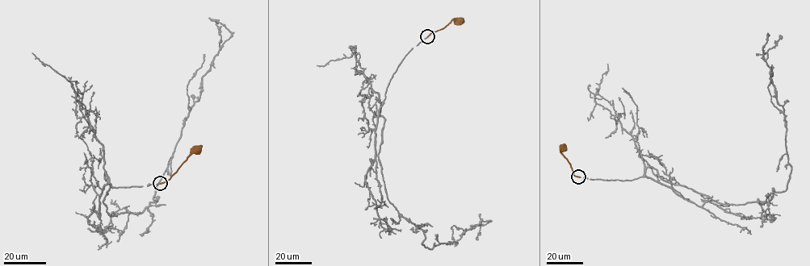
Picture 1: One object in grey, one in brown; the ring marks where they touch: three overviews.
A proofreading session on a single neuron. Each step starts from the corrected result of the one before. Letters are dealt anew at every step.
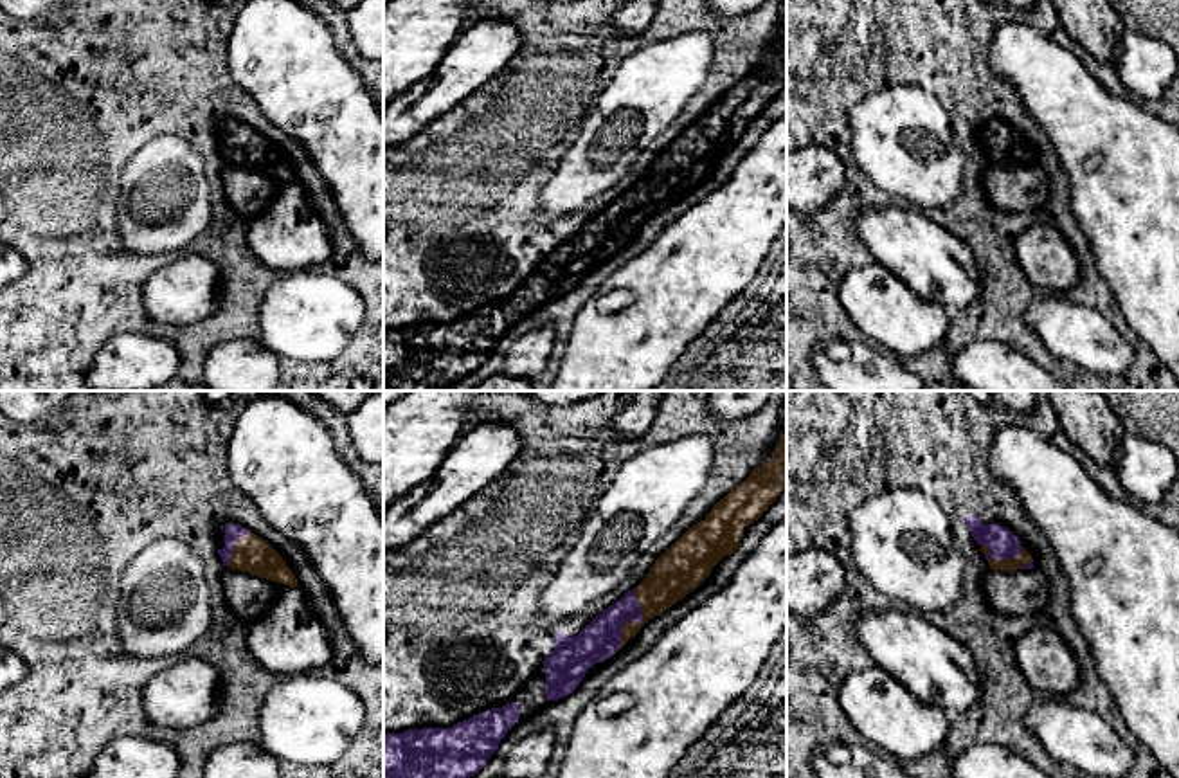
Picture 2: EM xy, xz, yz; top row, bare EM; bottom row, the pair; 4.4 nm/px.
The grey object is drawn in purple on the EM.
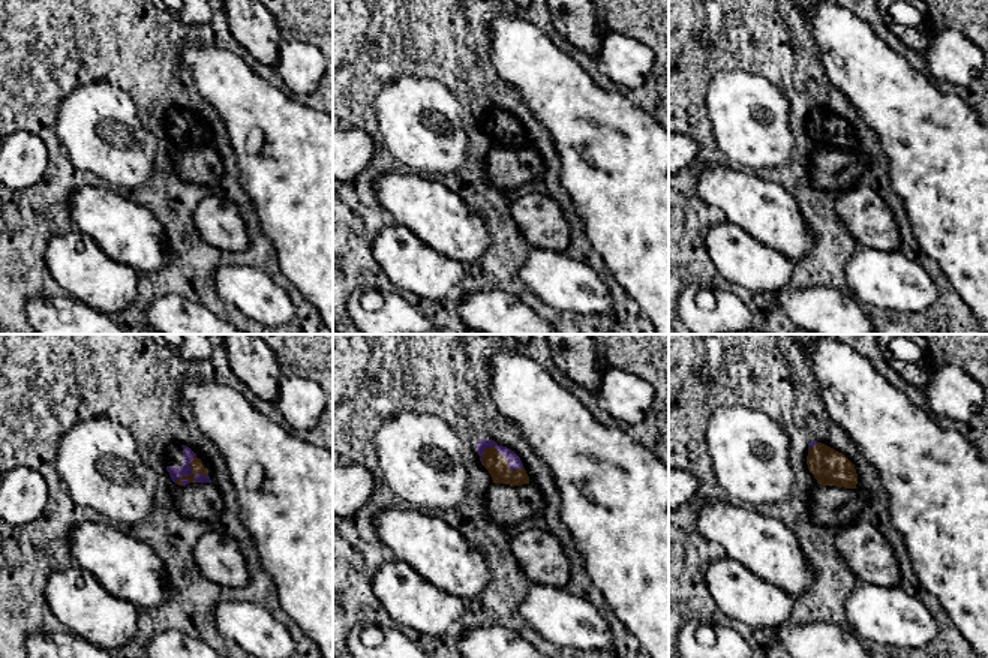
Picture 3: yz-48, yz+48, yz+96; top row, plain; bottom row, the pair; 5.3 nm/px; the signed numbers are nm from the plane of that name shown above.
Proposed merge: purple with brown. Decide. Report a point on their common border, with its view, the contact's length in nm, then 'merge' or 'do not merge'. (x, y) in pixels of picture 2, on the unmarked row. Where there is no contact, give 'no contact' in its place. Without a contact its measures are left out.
xz (636, 218) | 280 nm | merge

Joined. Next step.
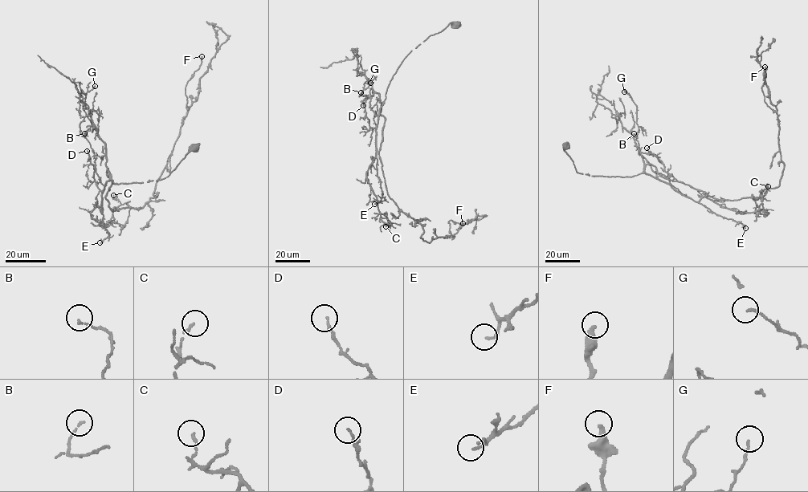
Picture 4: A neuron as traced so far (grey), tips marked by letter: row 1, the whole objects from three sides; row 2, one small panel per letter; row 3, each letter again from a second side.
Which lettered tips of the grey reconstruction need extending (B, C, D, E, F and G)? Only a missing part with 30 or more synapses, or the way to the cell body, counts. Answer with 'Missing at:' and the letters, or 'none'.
Missing at: none

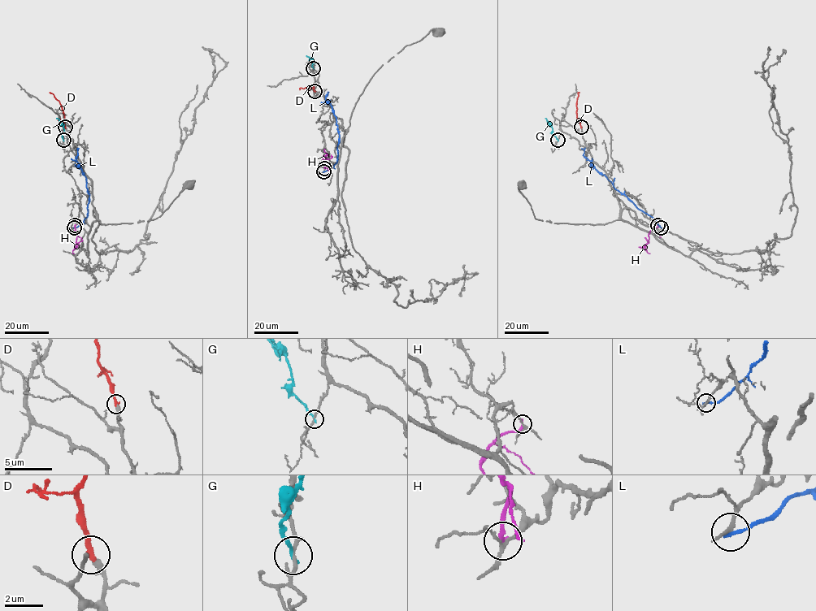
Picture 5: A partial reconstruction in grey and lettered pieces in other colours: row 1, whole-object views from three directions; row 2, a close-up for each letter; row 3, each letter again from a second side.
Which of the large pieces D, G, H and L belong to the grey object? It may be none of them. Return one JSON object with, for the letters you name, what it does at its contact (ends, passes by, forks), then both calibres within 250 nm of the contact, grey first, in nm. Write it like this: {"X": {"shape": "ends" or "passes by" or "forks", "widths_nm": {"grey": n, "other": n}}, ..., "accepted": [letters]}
{"D": {"shape": "ends", "widths_nm": {"grey": 320, "other": 300}}, "accepted": ["D"]}

